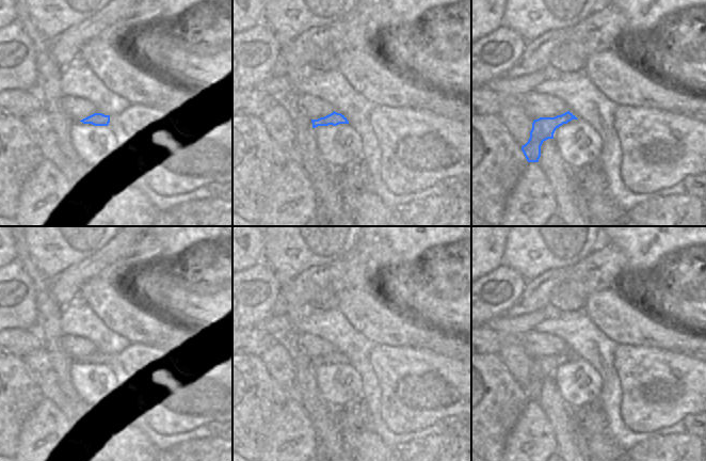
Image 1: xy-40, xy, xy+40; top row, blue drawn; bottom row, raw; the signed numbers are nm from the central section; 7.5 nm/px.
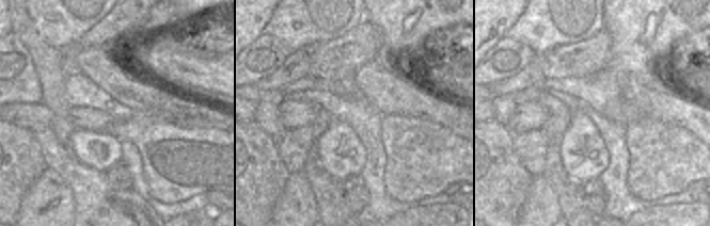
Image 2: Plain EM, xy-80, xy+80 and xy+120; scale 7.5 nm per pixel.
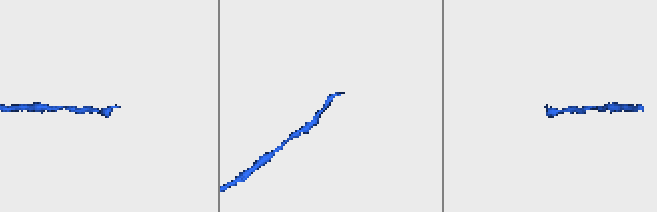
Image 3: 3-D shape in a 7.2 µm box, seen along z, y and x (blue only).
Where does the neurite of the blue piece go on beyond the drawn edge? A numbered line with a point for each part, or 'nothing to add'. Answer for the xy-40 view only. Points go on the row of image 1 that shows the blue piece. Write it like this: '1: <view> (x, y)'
1: xy-40 (180, 153)

